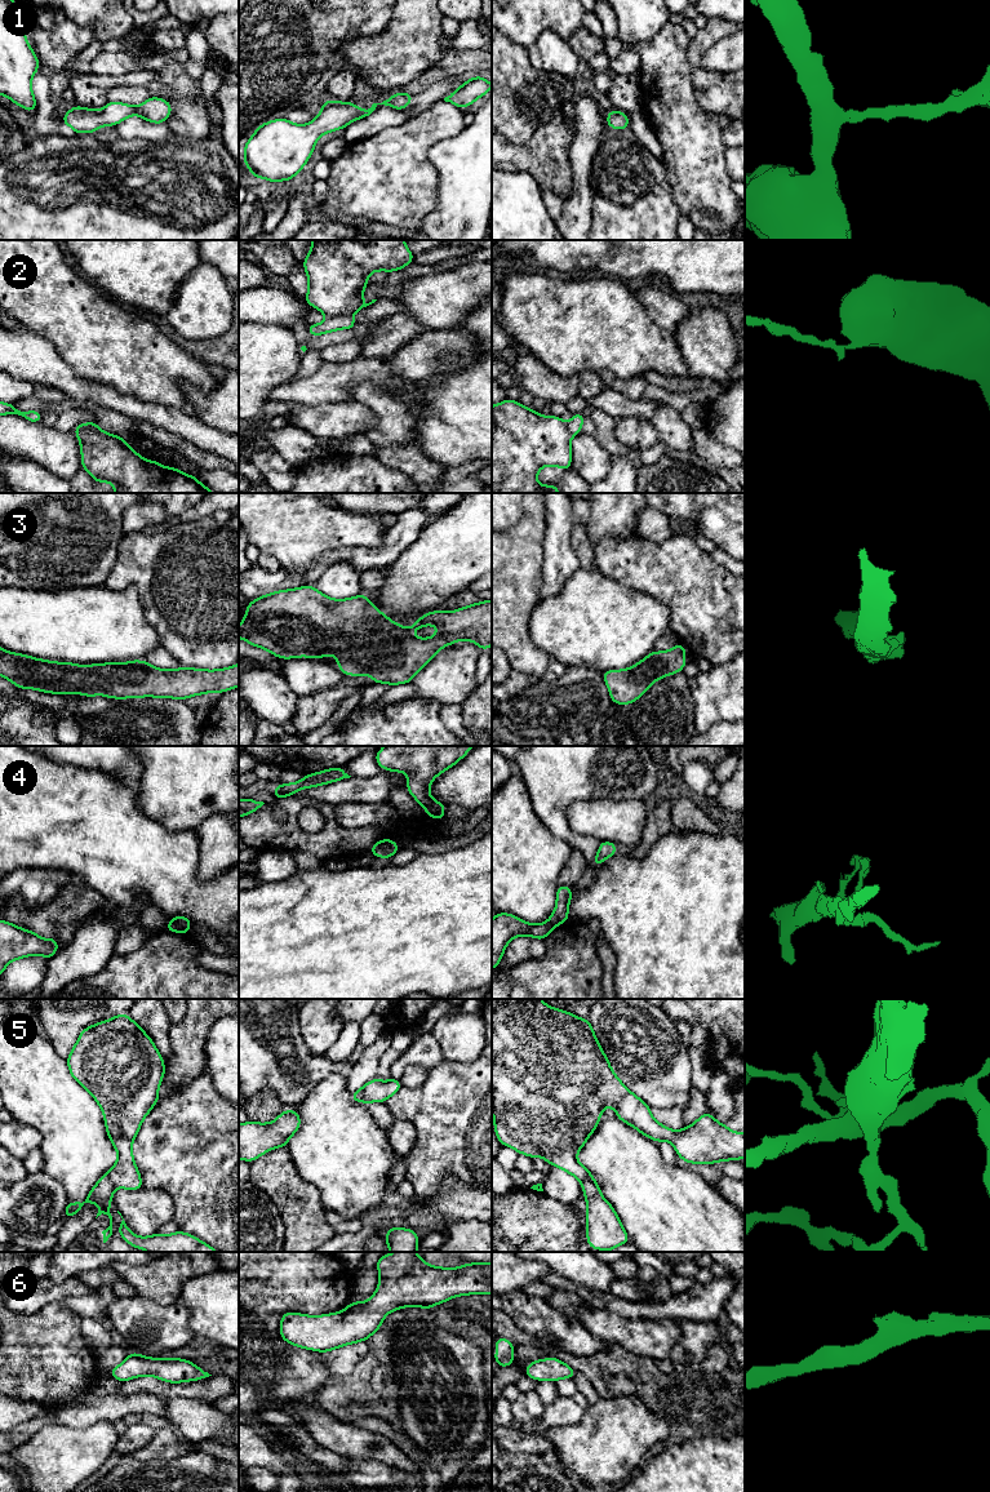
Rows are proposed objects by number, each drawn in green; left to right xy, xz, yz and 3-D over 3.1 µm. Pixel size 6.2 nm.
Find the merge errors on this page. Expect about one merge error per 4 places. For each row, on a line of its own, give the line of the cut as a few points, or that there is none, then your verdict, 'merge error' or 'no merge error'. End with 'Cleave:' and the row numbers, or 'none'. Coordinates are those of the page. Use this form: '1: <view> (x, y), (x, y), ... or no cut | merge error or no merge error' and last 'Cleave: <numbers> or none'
1: no cut | no merge error
2: xz (350, 315), (328, 318) | merge error
3: no cut | no merge error
4: xy (172, 919), (186, 931) | merge error
5: xy (105, 1175), (114, 1188) | merge error
6: no cut | no merge error
Cleave: 2, 4, 5

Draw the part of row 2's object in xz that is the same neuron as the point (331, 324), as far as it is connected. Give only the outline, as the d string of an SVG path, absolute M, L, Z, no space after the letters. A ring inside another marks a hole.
M334 316L328 318L321 324L310 324L307 327L307 333L310 336L320 336L338 329L354 329L355 327L356 323L351 316Z

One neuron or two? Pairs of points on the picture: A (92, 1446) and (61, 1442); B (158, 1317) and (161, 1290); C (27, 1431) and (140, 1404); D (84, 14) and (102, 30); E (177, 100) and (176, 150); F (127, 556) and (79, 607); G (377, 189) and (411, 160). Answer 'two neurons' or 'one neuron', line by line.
A: one neuron
B: two neurons
C: one neuron
D: one neuron
E: two neurons
F: two neurons
G: one neuron

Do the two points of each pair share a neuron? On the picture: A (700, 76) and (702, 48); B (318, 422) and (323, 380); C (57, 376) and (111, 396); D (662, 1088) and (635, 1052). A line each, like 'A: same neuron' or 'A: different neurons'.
A: same neuron
B: different neurons
C: same neuron
D: same neuron

